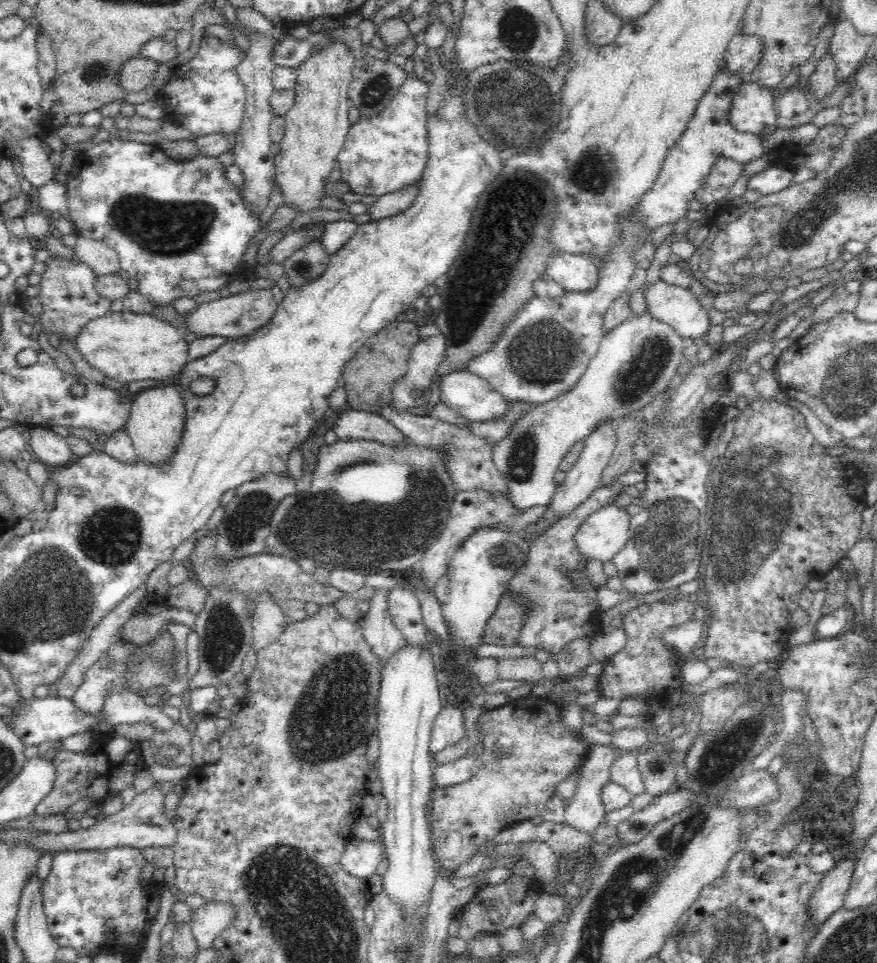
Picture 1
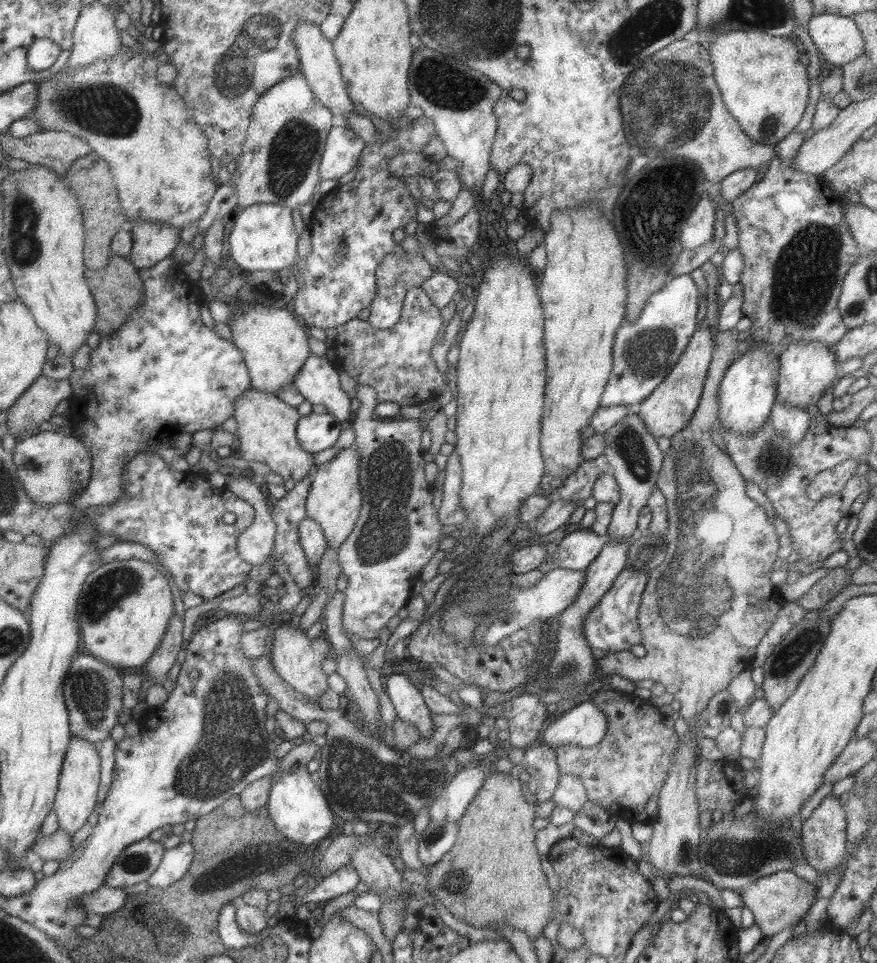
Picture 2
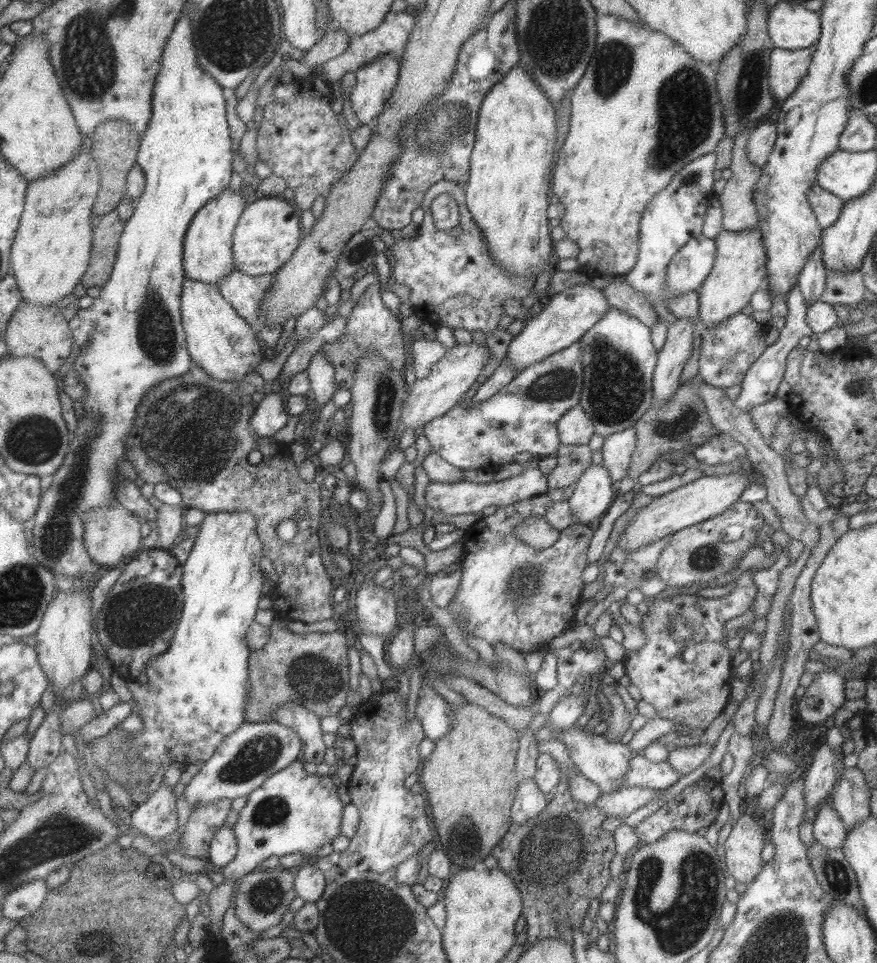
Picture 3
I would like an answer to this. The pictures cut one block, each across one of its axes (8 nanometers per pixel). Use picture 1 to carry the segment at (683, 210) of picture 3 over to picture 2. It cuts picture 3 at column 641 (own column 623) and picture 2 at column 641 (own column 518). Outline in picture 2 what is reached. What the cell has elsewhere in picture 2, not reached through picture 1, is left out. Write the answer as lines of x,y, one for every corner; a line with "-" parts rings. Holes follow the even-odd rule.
681,274
670,278
661,288
651,293
647,297
646,303
635,317
635,320
630,321
624,318
620,322
619,328
615,329
615,336
613,337
611,358
613,358
613,368
605,383
600,401
601,406
628,406
631,413
637,413
644,398
647,398
655,387
664,379
679,360
679,355
682,354
683,349
687,346
689,337
697,326
697,304
699,300
697,297
699,292
693,283
689,274

